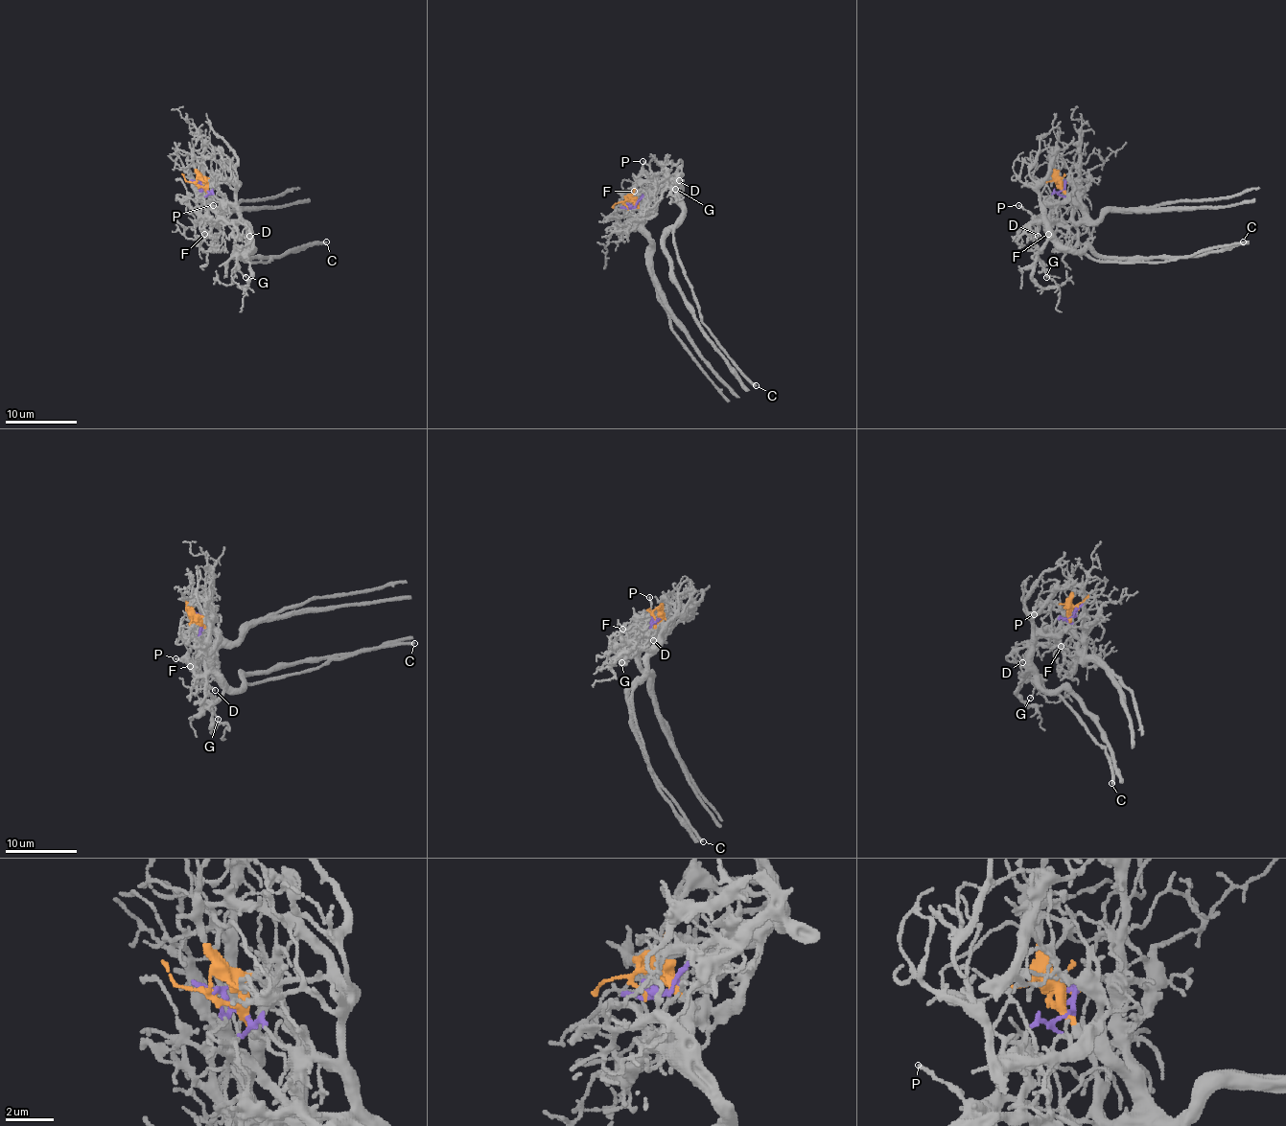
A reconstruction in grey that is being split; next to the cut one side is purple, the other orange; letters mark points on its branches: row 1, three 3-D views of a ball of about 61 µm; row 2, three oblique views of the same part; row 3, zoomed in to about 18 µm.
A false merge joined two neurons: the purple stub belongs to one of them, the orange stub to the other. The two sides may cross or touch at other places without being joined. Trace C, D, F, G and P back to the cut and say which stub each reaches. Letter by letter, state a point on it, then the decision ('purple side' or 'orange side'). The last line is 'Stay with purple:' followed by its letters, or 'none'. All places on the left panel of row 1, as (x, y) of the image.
C: (326, 241) | purple side
D: (249, 236) | purple side
F: (204, 234) | purple side
G: (245, 277) | purple side
P: (213, 205) | purple side
Stay with purple: C, D, F, G, P

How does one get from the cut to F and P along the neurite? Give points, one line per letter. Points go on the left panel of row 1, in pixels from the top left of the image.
F: (198, 182), (219, 201), (216, 219), (206, 221), (204, 234)
P: (198, 182), (216, 196), (219, 203), (218, 219), (221, 213), (214, 205)

